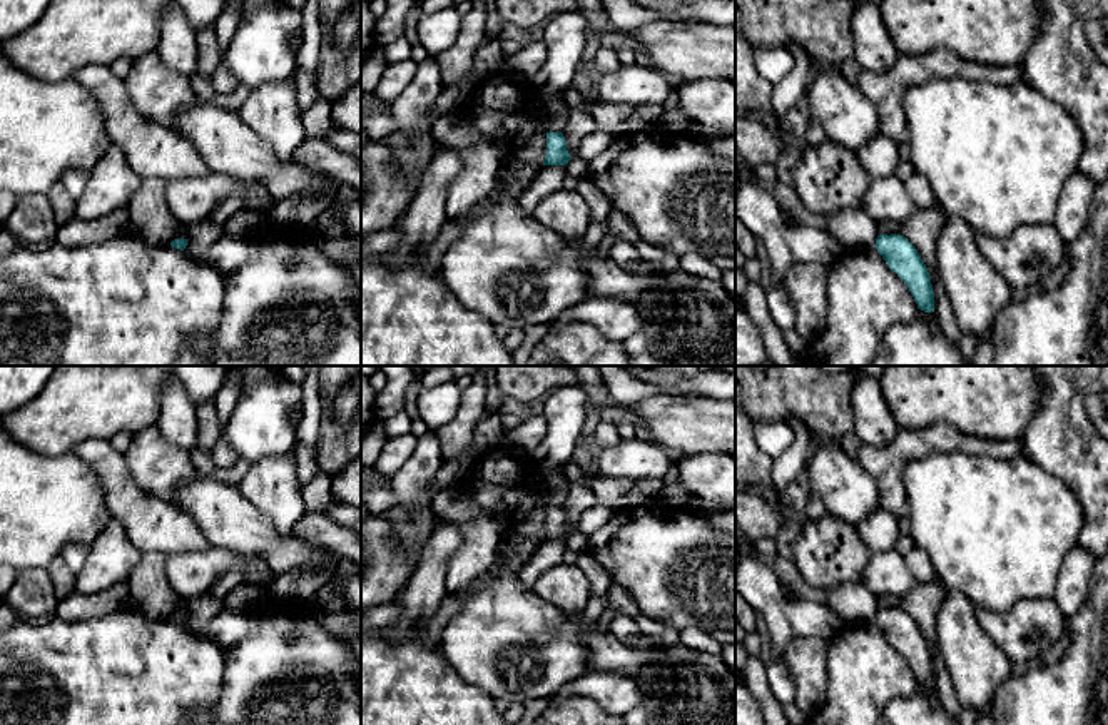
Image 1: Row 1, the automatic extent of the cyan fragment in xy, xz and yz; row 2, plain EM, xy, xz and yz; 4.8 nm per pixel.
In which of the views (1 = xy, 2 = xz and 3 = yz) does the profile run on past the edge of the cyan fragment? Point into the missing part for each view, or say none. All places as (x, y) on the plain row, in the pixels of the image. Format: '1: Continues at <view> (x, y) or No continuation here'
1: No continuation here
2: No continuation here
3: No continuation here

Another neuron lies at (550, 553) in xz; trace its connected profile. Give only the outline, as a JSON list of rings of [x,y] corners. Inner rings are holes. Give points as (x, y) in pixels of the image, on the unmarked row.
[[[543,540],[528,563],[518,570],[520,581],[533,590],[536,580],[553,566],[563,565],[567,540]]]

